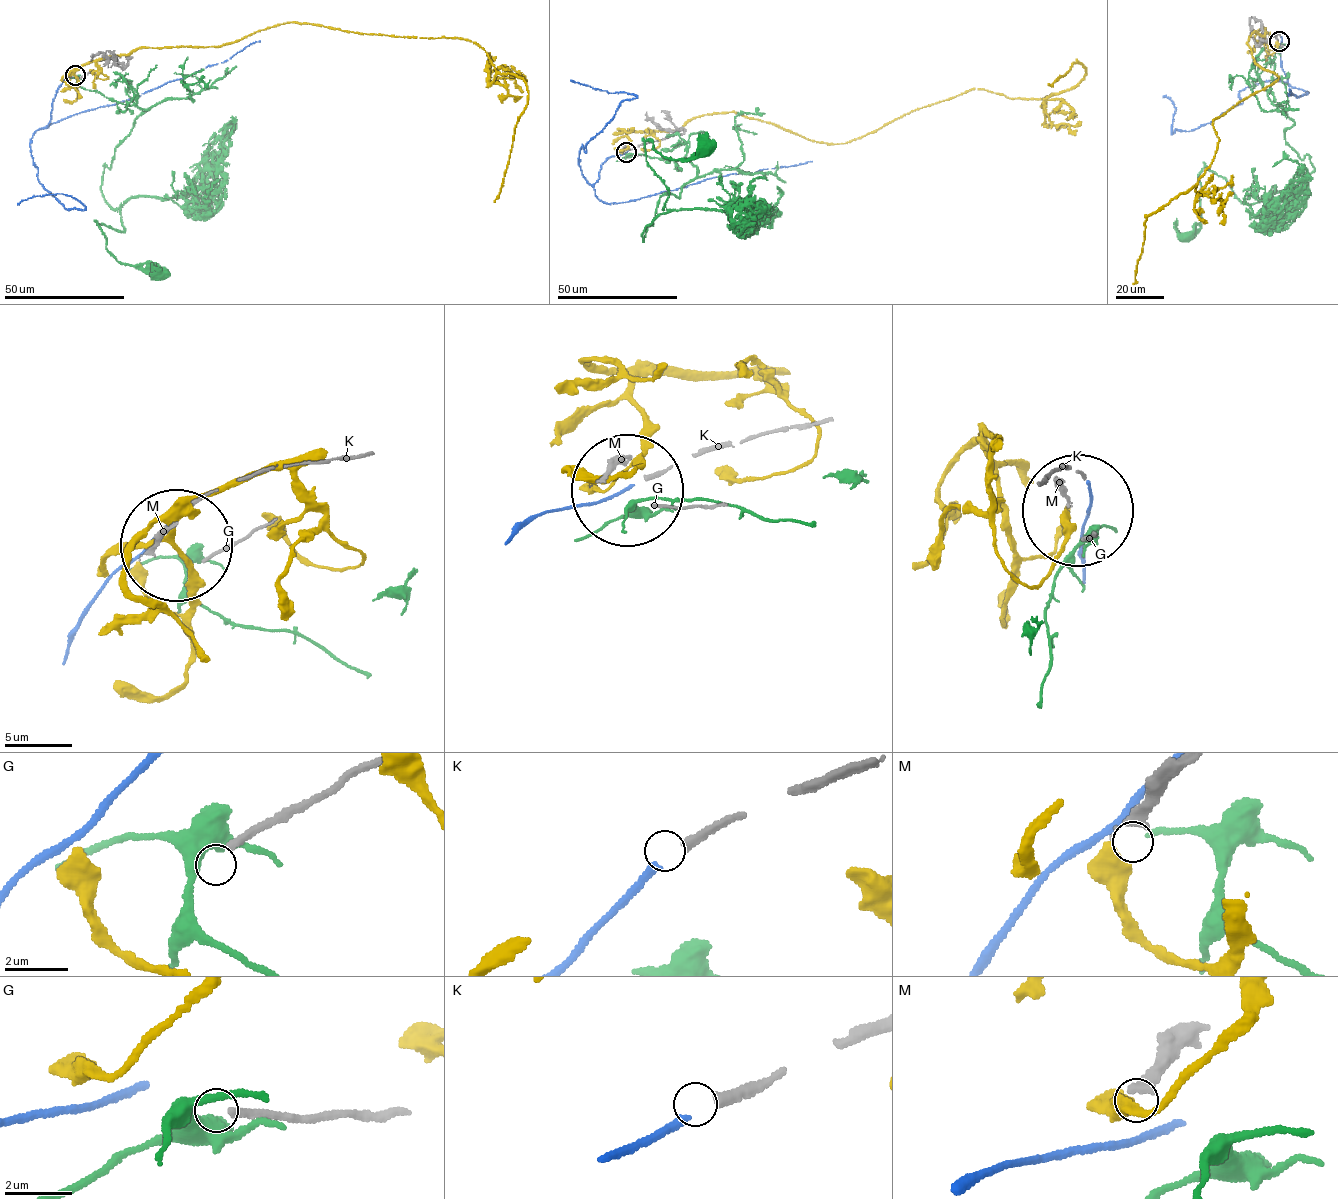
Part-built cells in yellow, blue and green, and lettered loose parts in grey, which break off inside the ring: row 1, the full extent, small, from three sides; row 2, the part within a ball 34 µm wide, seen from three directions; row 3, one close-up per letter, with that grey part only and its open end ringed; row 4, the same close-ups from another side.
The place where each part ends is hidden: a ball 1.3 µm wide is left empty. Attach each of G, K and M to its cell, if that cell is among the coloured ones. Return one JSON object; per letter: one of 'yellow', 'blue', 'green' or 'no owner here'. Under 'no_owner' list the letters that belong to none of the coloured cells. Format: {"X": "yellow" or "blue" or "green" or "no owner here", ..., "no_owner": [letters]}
{"G": "no owner here", "K": "blue", "M": "yellow", "no_owner": ["G"]}

